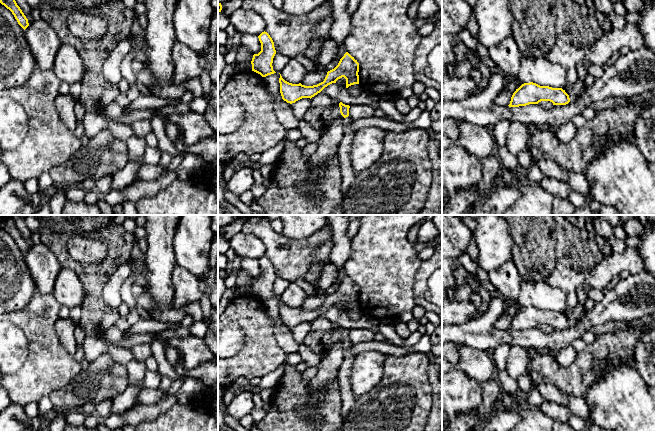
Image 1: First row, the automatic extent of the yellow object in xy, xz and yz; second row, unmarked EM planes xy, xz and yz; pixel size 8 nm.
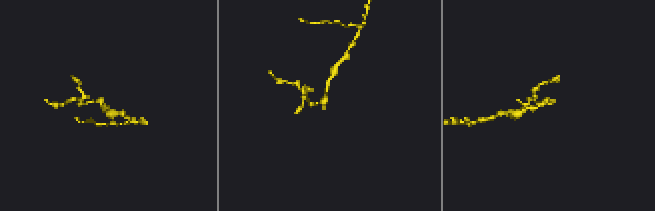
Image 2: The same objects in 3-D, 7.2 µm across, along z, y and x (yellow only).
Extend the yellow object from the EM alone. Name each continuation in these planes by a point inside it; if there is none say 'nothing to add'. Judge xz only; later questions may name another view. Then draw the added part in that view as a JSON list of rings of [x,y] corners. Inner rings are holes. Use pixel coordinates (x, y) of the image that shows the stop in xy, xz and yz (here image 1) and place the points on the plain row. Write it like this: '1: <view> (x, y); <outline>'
1: xz (344, 375); [[[348,340],[343,345],[343,362],[338,372],[337,381],[340,387],[342,398],[341,413],[342,418],[345,419],[353,408],[357,397],[353,394],[351,389],[351,370],[354,357],[351,353],[353,344]]]

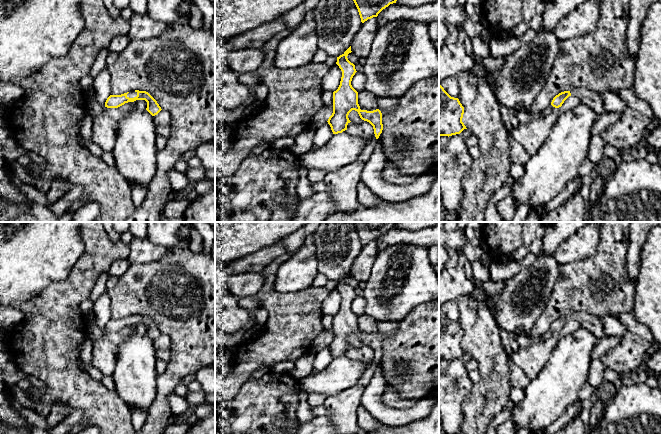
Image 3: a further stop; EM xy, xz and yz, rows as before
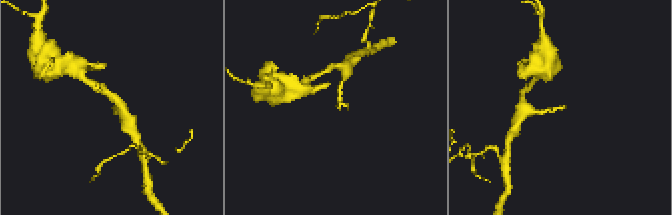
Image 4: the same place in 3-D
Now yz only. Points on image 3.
1: yz (592, 323); [[[581,311],[570,314],[570,317],[577,321],[580,327],[591,331],[597,338],[608,337],[603,330],[603,318]]]

